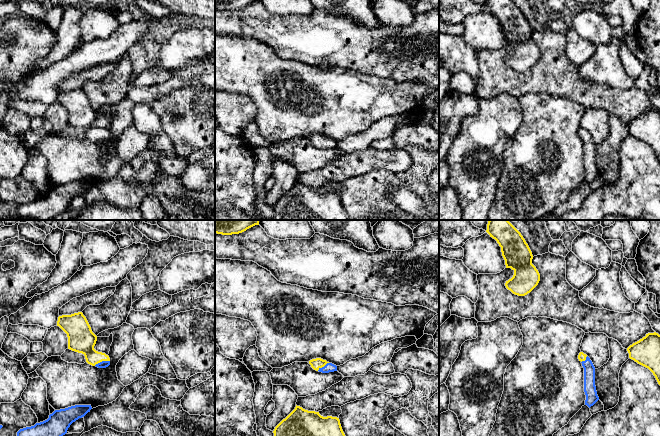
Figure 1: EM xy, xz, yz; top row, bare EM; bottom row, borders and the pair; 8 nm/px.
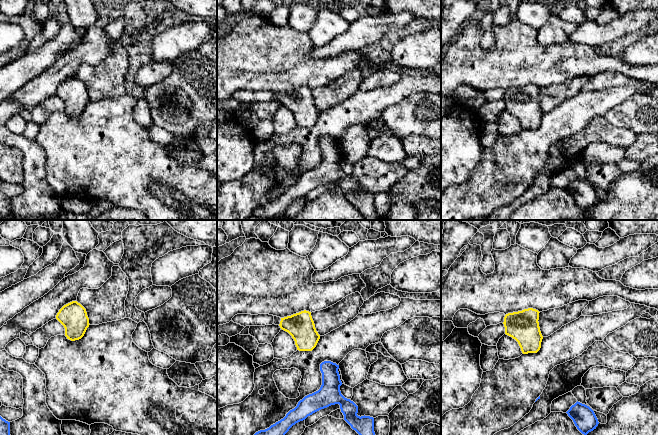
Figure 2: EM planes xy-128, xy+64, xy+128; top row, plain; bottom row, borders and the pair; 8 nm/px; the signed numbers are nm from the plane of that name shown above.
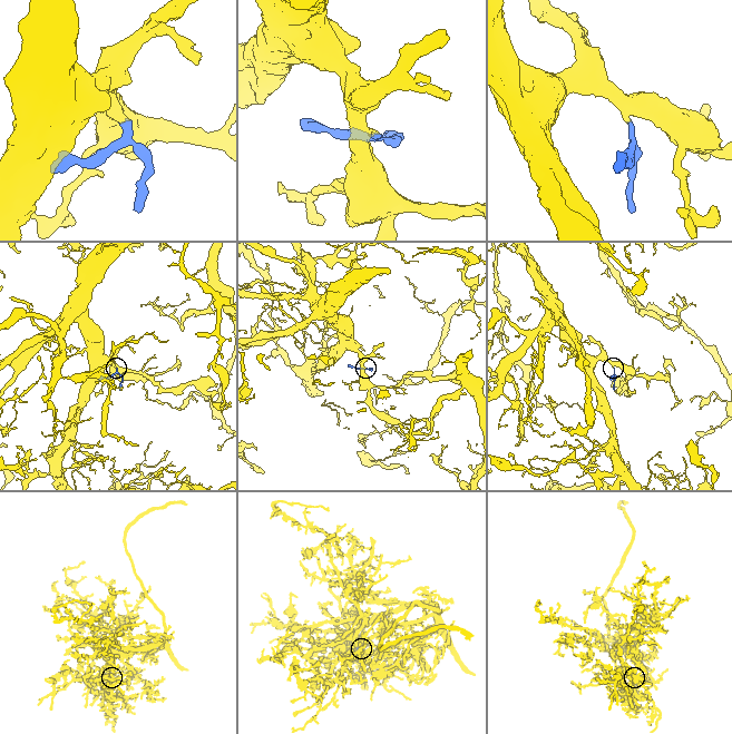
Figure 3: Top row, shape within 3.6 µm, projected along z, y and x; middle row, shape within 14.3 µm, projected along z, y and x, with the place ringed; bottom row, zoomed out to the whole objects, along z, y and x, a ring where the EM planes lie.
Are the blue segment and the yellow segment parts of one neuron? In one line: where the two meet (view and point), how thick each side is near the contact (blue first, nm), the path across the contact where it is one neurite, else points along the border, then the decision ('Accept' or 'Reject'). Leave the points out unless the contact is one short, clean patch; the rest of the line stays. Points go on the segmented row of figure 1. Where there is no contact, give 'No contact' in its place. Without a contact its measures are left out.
Touches blue at xy (101, 362). Thickness 60 nm (blue) against 220 nm. Path across: xy (103, 364), (101, 362), (81, 339). Accept

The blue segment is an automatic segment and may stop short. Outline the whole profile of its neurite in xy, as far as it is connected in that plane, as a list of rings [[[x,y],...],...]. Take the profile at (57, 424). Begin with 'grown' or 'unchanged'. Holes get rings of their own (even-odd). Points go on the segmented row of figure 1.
unchanged; [[[75,405],[55,410],[47,420],[20,429],[17,436],[63,436],[73,422],[84,417],[91,409],[91,405]]]

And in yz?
grown; [[[583,352],[579,353],[578,359],[584,368],[585,405],[590,408],[599,400],[595,386],[595,367],[590,358]]]

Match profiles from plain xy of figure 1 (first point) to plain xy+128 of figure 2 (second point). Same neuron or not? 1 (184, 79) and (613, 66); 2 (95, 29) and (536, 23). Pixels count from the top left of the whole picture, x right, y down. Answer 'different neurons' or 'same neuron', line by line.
1: different neurons
2: different neurons

